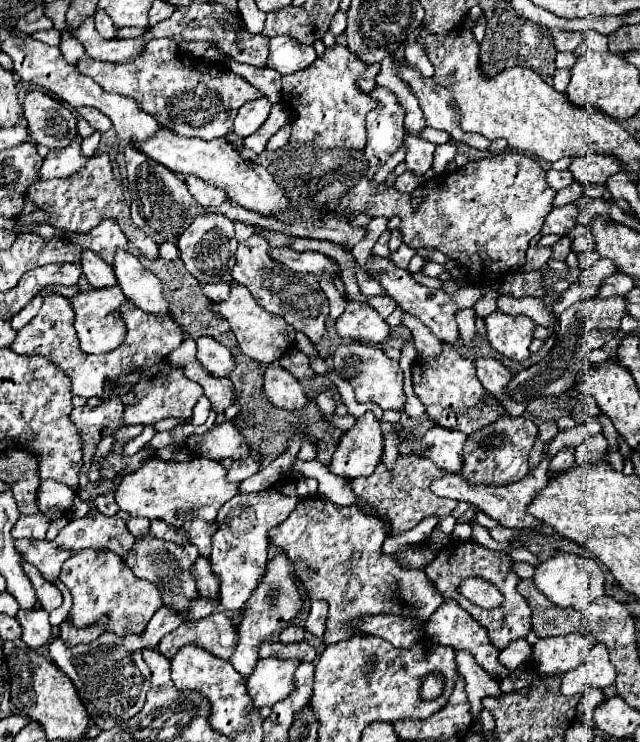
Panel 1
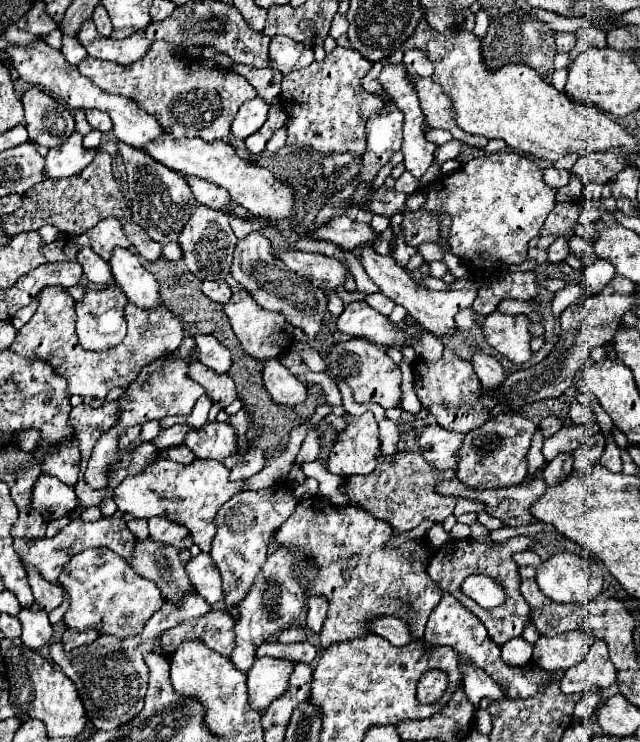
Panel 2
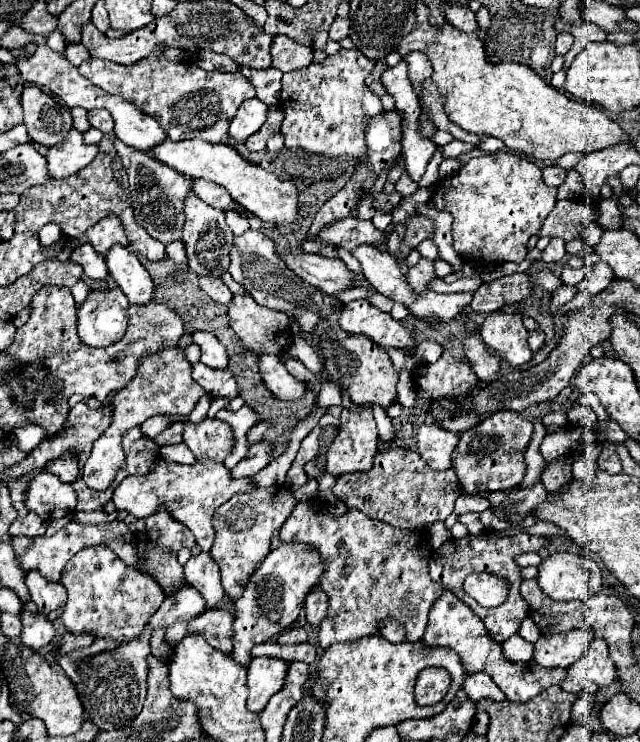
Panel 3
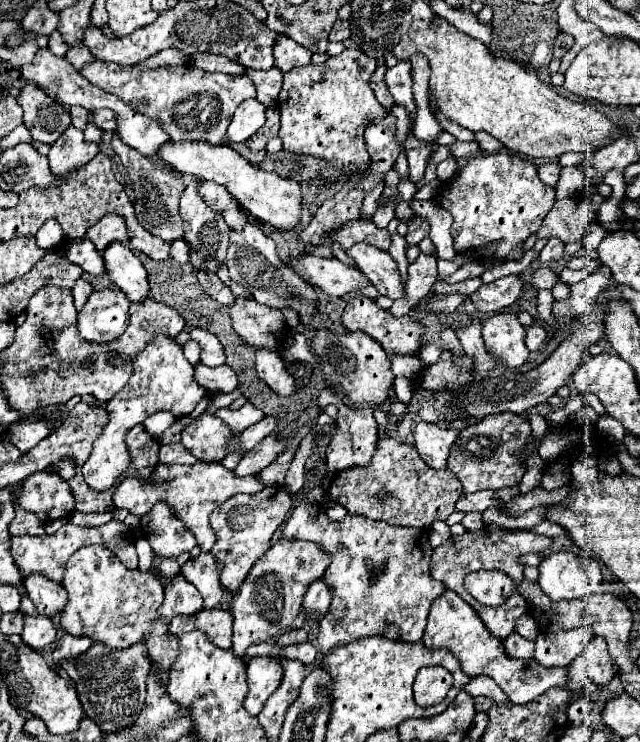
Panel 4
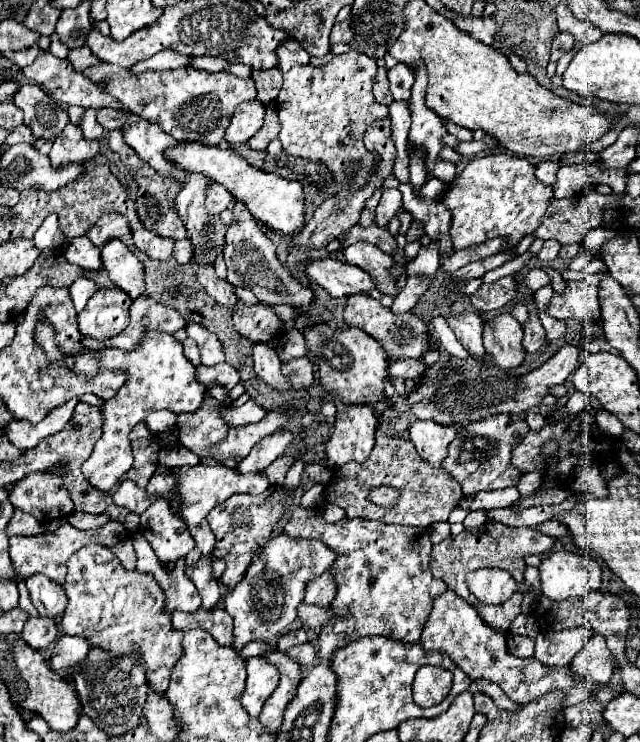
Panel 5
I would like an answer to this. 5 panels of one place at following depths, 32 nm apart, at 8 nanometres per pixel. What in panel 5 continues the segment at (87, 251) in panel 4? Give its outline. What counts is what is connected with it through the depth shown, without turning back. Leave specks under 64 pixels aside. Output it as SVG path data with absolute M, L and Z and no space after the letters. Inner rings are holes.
M86 236L76 238L76 240L64 240L64 256L68 262L72 262L84 270L98 272L102 268L100 250Z

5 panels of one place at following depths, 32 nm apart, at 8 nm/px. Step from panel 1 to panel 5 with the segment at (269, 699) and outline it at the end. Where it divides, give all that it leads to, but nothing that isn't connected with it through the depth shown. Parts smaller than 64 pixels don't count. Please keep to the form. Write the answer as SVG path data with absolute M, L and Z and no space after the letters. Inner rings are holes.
M262 656L248 658L246 668L248 668L248 680L246 680L244 696L242 696L242 706L248 710L250 716L258 718L264 702L278 686L280 672L274 664L268 664L268 660Z

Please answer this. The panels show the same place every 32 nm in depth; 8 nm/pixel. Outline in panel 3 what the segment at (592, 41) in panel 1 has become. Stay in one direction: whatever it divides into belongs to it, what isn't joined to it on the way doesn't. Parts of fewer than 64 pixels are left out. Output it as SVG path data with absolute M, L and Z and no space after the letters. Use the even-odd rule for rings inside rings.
M592 22L590 24L578 24L570 32L574 34L576 42L574 42L572 50L566 54L564 68L568 68L572 64L572 60L576 58L576 54L580 54L580 50L584 50L590 42L602 42L602 40L606 40L606 32L600 30L600 28L596 28L596 24L592 24Z

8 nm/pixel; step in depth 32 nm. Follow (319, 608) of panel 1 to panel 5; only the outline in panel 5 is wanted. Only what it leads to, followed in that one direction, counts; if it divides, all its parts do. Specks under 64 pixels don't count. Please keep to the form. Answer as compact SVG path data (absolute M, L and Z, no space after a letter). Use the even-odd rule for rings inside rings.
M324 572L320 578L316 578L312 584L308 584L304 604L314 604L314 606L320 606L320 608L328 608L334 592L336 592L336 588L332 588L332 578Z

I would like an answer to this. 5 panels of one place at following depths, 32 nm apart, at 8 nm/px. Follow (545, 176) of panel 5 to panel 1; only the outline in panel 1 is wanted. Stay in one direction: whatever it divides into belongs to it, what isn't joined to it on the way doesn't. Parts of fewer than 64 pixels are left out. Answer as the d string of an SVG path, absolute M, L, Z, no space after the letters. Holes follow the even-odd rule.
M548 170L548 172L546 172L546 182L548 182L550 188L562 190L562 188L566 188L566 186L570 186L570 184L574 182L574 176L572 176L568 170L564 170L564 172Z

